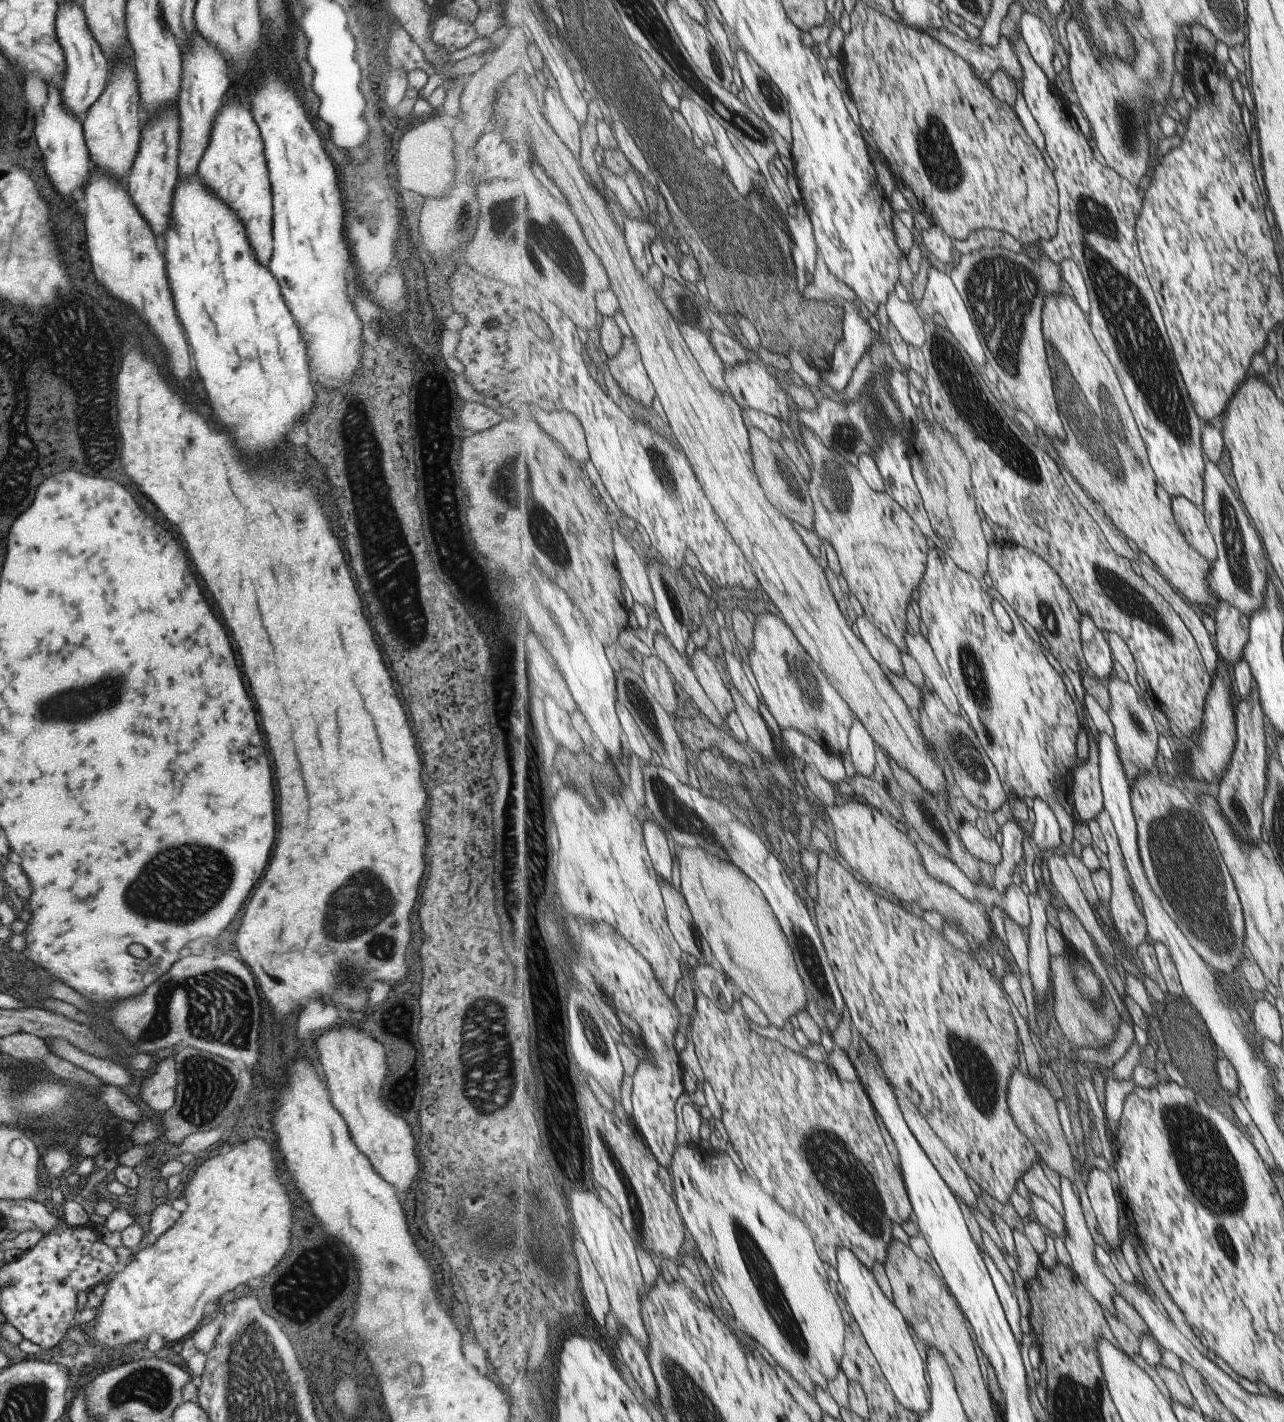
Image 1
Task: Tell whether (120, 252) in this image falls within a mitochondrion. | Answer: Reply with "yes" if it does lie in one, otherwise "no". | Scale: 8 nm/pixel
no

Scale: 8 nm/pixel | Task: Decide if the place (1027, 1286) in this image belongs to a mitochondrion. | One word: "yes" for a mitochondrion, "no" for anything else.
no

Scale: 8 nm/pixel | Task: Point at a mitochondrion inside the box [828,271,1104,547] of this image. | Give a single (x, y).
(1005, 444)

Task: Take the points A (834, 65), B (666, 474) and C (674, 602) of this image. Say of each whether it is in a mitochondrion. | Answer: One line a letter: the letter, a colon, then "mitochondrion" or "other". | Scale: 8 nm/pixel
A: other
B: mitochondrion
C: other

